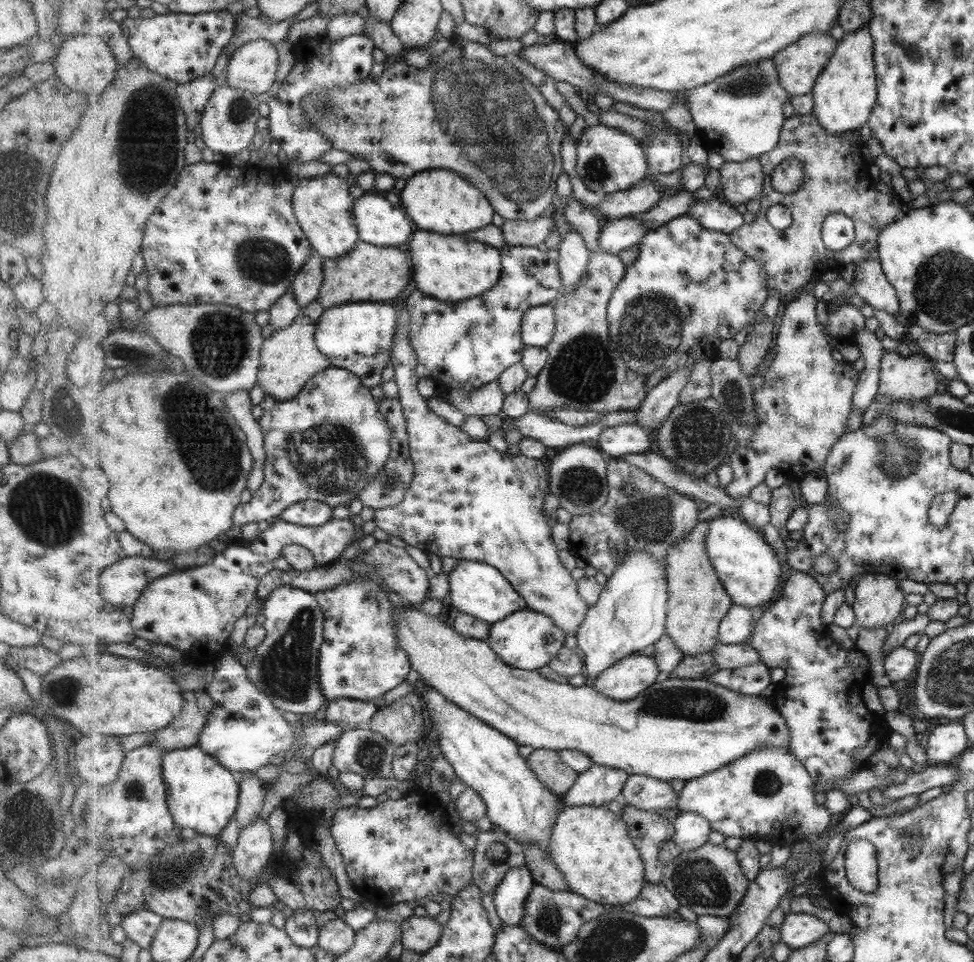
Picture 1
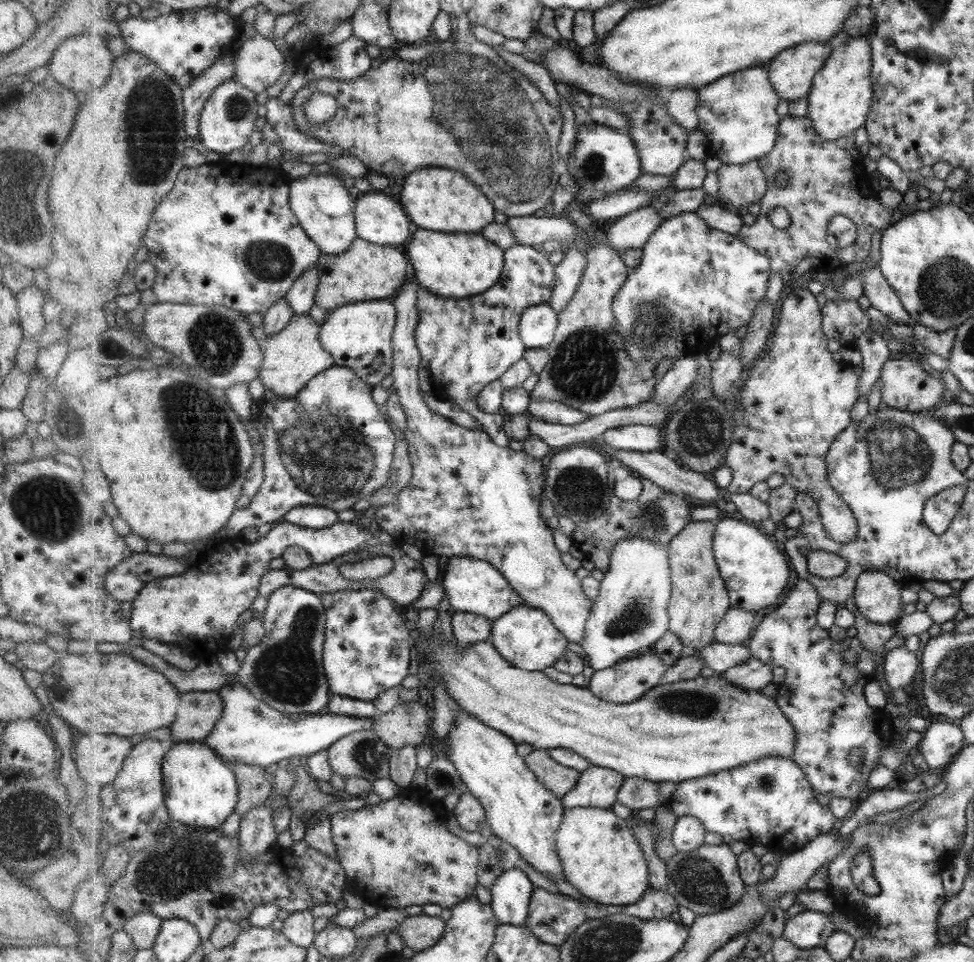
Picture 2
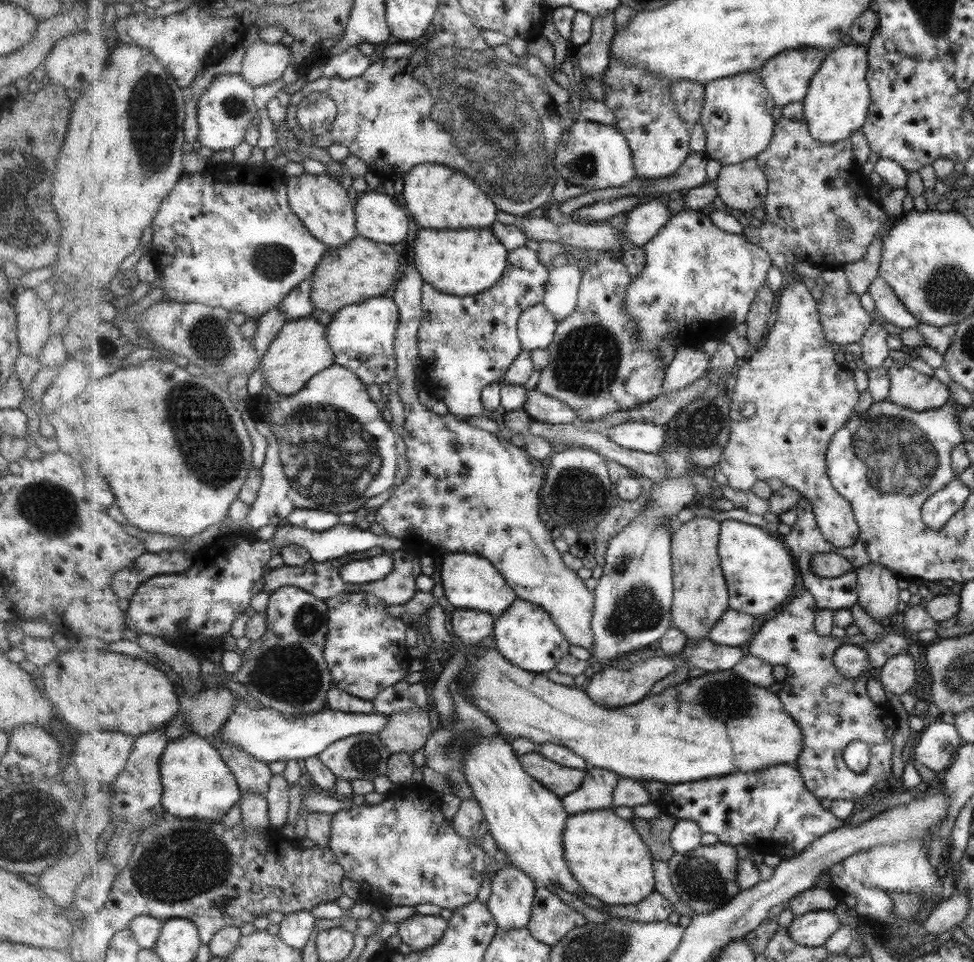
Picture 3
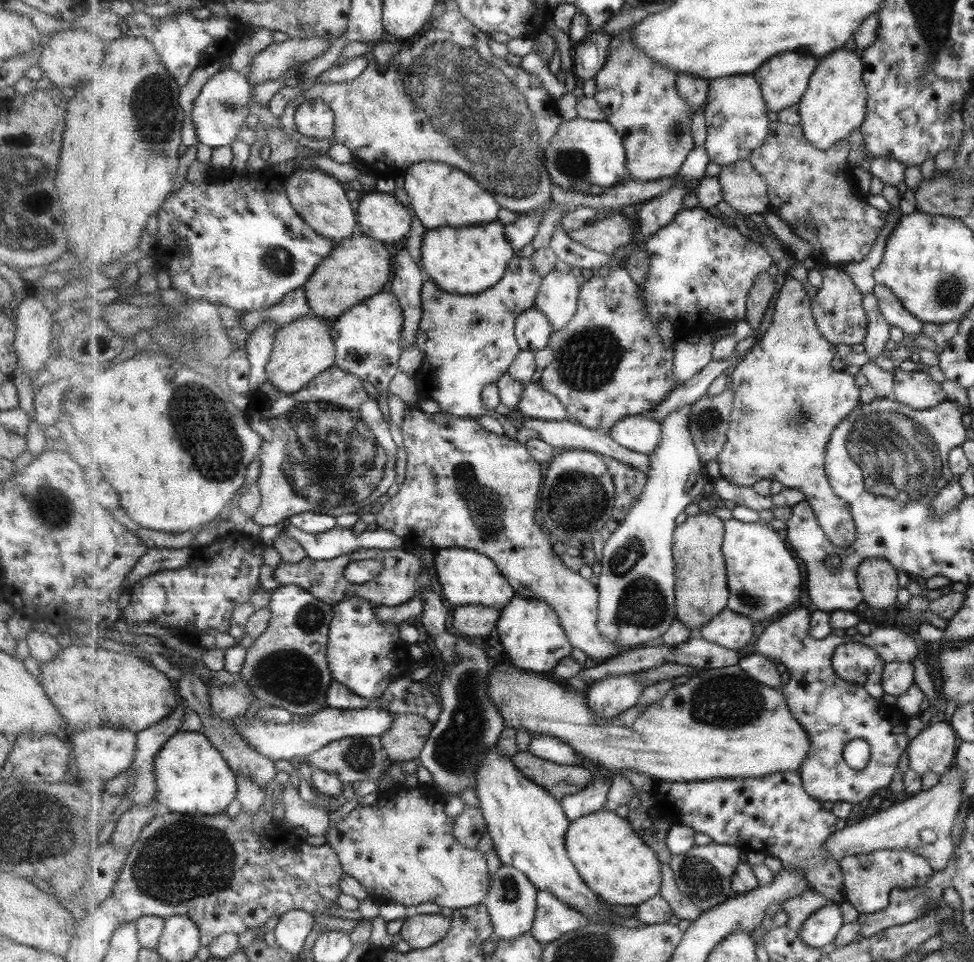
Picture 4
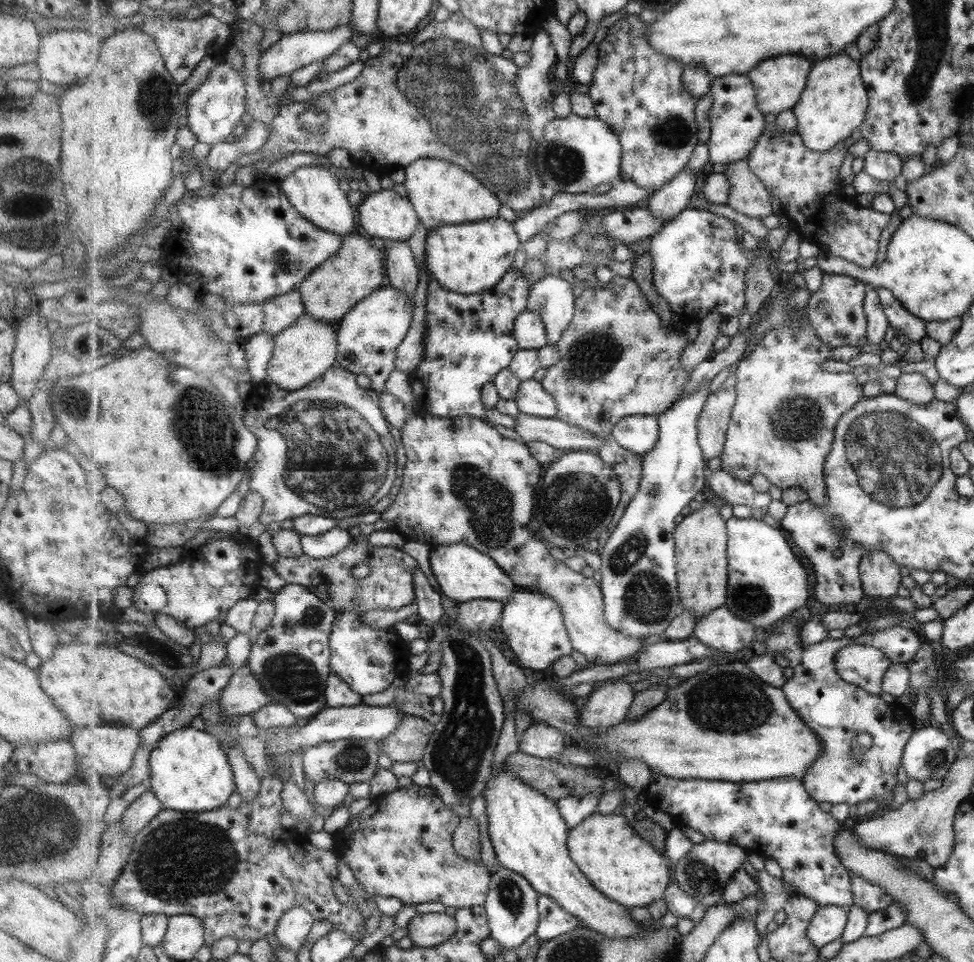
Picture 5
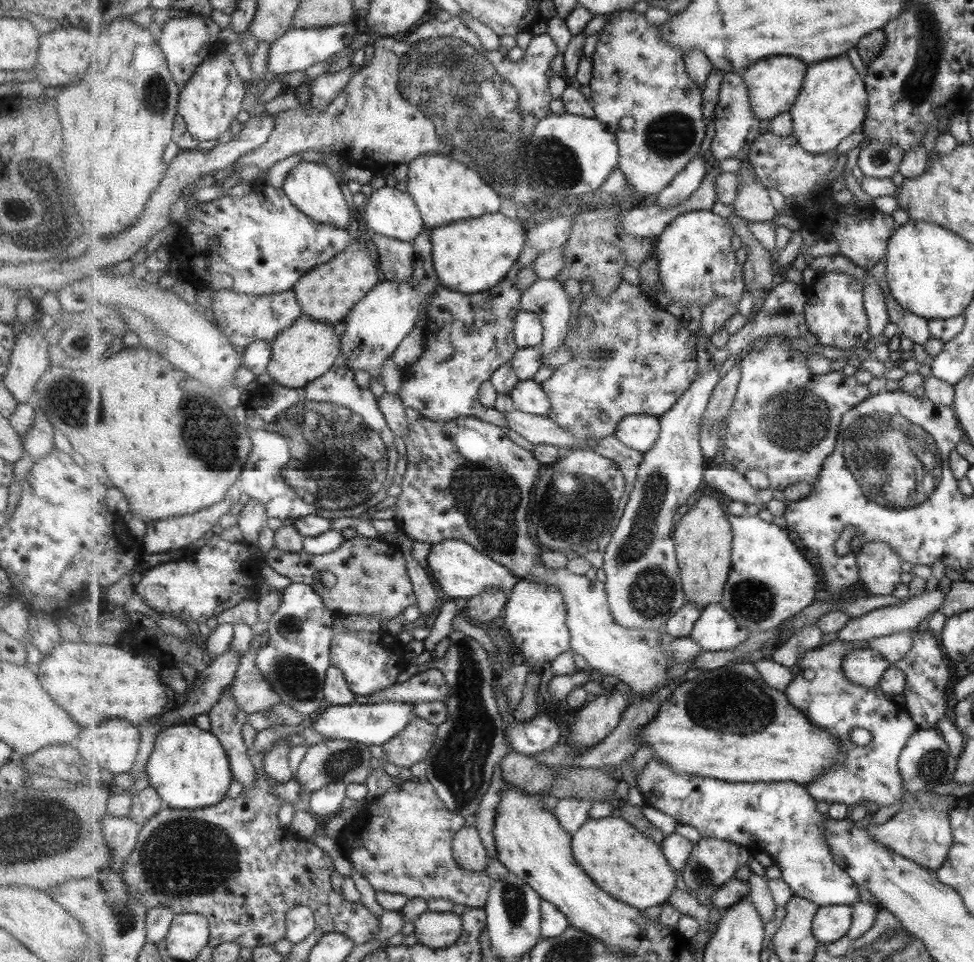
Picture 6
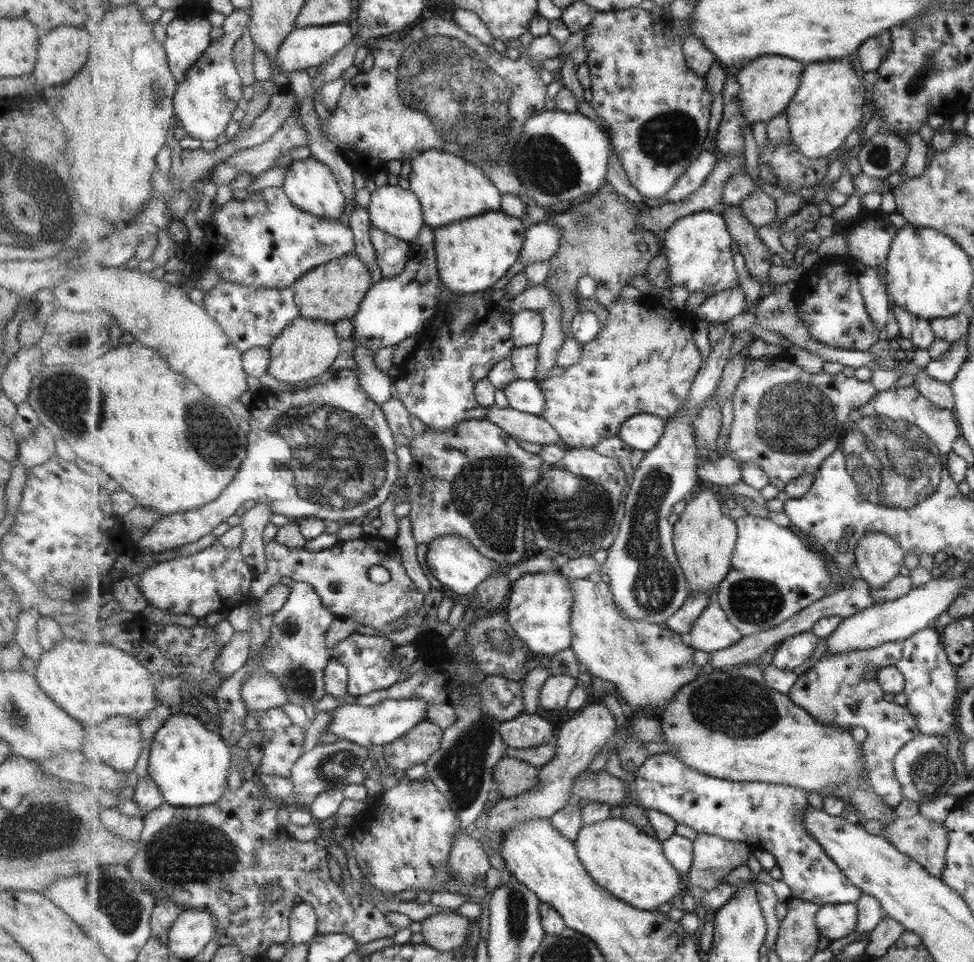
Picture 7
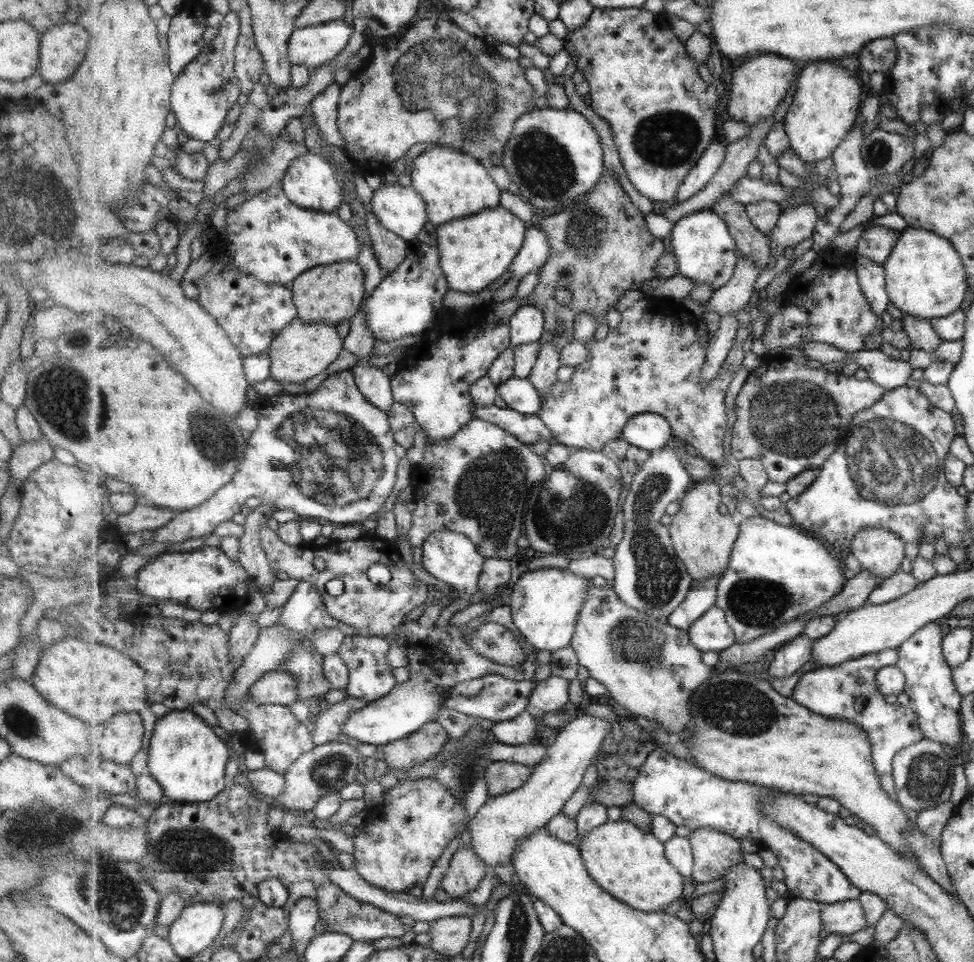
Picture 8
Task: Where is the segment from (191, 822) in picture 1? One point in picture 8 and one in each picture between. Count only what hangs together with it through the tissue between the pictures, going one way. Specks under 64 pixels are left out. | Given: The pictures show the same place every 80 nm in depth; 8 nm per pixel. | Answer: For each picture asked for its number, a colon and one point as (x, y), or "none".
2: (202, 790)
3: (198, 783)
4: (193, 777)
5: (190, 771)
6: (190, 768)
7: (190, 763)
8: (185, 755)

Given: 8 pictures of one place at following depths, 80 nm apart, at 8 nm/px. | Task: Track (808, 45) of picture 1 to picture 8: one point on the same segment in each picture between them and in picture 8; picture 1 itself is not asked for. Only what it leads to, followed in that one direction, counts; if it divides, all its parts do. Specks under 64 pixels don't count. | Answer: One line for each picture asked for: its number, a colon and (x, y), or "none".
2: (792, 74)
3: (788, 76)
4: (784, 79)
5: (780, 81)
6: (774, 83)
7: (768, 84)
8: (760, 84)

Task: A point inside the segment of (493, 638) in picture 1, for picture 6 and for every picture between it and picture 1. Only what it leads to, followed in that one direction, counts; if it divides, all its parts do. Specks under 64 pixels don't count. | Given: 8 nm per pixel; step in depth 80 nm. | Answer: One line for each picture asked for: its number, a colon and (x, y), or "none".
2: (526, 636)
3: (526, 634)
4: (532, 634)
5: (533, 622)
6: (536, 614)

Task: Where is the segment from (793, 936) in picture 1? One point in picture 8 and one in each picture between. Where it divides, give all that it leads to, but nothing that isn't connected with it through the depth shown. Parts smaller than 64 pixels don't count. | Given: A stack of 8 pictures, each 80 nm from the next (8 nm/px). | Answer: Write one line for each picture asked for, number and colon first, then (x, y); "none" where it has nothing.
2: (811, 929)
3: (814, 929)
4: (821, 929)
5: (830, 922)
6: (831, 923)
7: (836, 921)
8: (847, 917)

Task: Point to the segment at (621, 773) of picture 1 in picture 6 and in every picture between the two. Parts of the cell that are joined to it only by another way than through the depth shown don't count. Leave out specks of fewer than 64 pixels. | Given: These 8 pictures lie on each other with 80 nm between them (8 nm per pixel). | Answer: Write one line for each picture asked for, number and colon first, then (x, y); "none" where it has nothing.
2: (599, 787)
3: (597, 793)
4: (592, 799)
5: (575, 809)
6: (573, 813)

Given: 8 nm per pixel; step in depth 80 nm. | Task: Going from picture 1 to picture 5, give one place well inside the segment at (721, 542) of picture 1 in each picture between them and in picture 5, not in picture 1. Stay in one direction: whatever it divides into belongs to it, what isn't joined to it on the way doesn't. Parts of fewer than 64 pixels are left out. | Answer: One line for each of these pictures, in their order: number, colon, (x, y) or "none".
2: (756, 571)
3: (761, 574)
4: (765, 578)
5: (768, 580)

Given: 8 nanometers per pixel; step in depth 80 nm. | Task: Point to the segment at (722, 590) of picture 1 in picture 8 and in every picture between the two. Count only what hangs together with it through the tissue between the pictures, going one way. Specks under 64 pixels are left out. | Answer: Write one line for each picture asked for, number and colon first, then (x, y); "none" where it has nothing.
2: (700, 600)
3: (702, 592)
4: (702, 587)
5: (702, 537)
6: (704, 536)
7: (705, 539)
8: (704, 538)

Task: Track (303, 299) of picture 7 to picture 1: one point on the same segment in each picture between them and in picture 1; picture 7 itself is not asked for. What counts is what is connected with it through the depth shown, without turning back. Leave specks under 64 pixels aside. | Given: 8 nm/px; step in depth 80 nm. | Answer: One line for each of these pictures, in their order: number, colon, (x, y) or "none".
1: (371, 273)
2: (366, 272)
3: (363, 269)
4: (360, 267)
5: (333, 289)
6: (328, 293)

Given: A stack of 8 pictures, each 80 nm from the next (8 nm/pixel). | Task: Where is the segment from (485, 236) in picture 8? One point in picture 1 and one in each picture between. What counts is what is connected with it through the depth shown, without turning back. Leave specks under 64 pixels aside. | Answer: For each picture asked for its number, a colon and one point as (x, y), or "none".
1: (453, 268)
2: (457, 265)
3: (468, 262)
4: (467, 260)
5: (471, 258)
6: (471, 256)
7: (472, 254)

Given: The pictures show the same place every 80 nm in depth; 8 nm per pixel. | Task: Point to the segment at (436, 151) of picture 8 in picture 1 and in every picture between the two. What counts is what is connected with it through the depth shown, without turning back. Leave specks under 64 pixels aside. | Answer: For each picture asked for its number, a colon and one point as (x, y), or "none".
1: (442, 201)
2: (437, 199)
3: (439, 198)
4: (440, 195)
5: (444, 193)
6: (447, 190)
7: (450, 188)

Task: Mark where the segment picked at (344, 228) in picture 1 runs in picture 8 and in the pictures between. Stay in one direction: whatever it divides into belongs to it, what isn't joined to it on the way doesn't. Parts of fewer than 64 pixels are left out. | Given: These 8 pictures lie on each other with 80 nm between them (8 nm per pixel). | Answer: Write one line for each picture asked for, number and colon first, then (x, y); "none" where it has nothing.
2: (326, 211)
3: (322, 204)
4: (319, 197)
5: (315, 191)
6: (313, 187)
7: (311, 184)
8: (312, 182)

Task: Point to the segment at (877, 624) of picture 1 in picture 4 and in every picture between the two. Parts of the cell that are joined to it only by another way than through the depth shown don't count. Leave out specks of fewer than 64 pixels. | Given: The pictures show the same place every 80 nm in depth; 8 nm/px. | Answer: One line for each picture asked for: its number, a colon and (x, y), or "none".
2: (877, 595)
3: (878, 594)
4: (878, 580)

